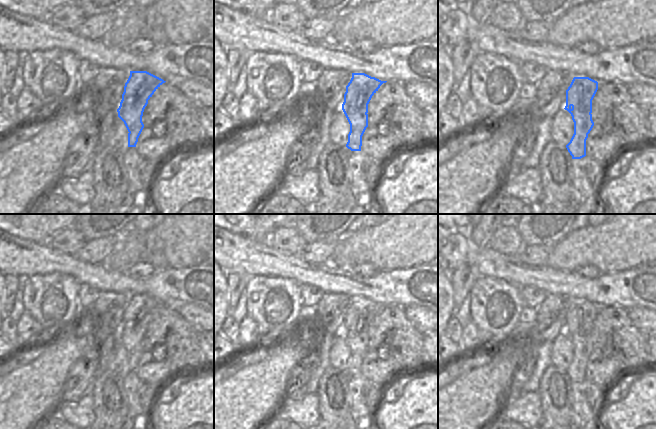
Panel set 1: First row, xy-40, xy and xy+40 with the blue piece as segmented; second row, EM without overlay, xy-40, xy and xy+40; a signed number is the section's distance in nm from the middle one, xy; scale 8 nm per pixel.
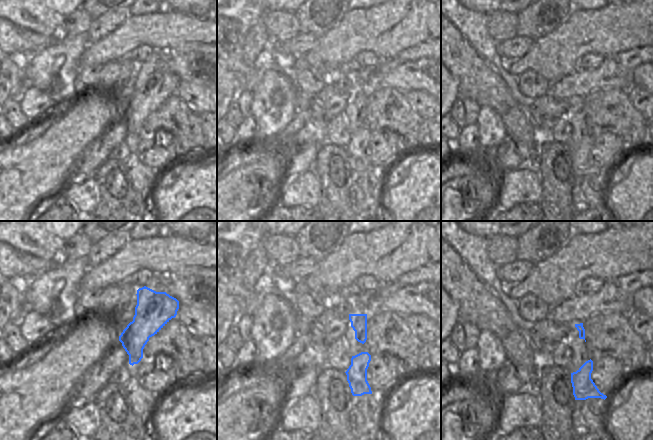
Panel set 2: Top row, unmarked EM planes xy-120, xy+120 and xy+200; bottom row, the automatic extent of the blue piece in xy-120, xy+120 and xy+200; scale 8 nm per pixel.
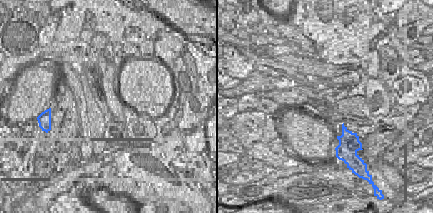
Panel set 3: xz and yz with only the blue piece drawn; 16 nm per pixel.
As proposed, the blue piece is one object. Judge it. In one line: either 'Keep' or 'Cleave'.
Cleave.

